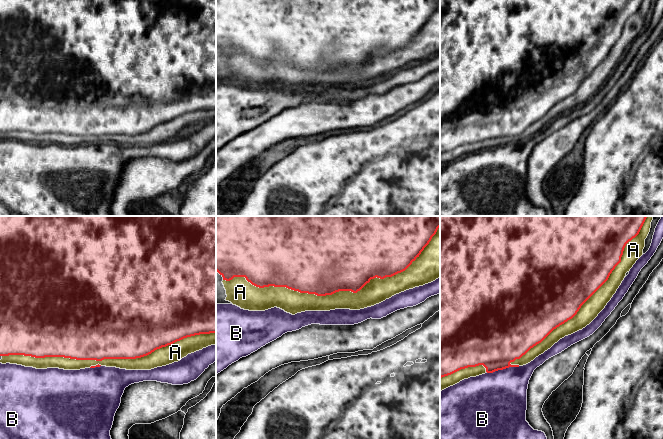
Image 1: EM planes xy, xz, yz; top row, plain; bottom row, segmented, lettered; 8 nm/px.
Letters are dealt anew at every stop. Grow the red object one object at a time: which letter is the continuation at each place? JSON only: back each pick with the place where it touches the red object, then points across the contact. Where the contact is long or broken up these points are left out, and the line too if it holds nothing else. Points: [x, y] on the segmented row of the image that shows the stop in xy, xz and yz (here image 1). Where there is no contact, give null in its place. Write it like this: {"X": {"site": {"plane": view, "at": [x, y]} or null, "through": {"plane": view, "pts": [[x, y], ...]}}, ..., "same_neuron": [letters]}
{"same_neuron": []}

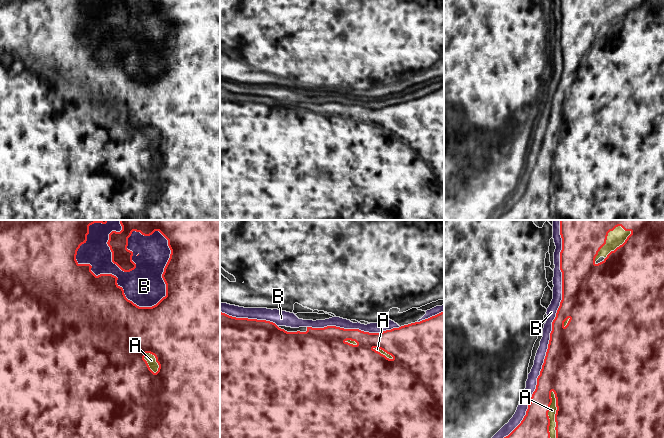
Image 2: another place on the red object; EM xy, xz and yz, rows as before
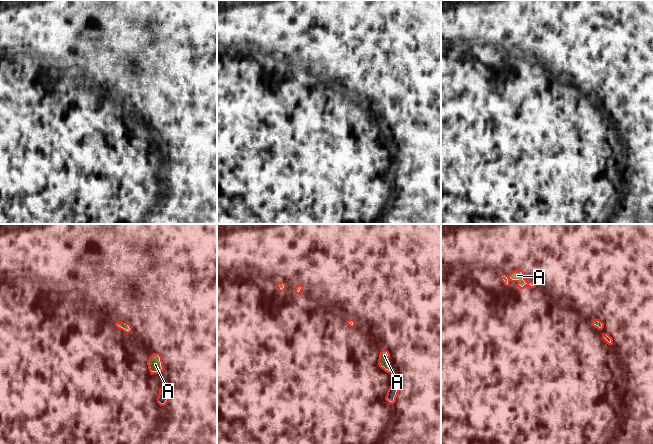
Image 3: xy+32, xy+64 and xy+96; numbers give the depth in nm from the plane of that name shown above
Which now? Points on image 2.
{"A": {"site": {"plane": "yz", "at": [555, 414]}}, "same_neuron": ["A"]}

